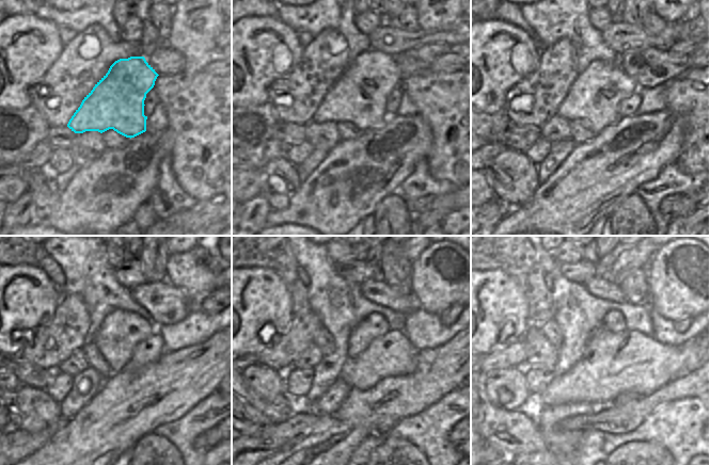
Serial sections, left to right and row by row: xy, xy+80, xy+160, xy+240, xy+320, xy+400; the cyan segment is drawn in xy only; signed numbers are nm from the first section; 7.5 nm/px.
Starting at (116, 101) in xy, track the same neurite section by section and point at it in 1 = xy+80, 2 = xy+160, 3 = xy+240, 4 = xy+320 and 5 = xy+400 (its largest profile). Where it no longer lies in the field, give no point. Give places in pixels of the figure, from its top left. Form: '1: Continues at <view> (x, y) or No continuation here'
1: Continues at xy+80 (359, 96)
2: Continues at xy+160 (595, 95)
3: Continues at xy+240 (121, 331)
4: Continues at xy+320 (373, 325)
5: Continues at xy+400 (614, 320).

